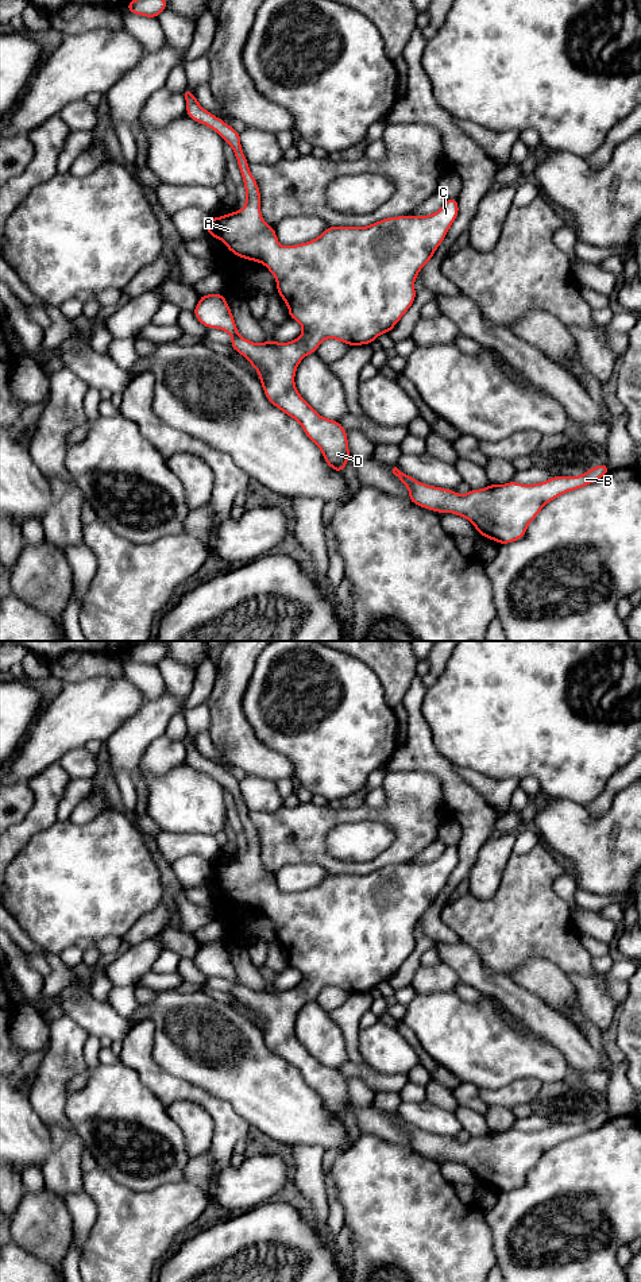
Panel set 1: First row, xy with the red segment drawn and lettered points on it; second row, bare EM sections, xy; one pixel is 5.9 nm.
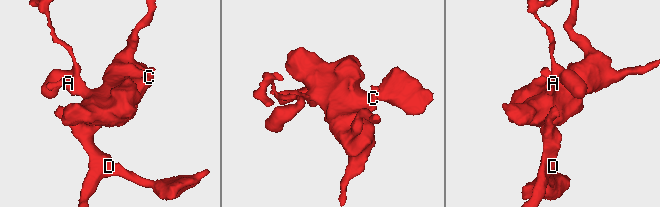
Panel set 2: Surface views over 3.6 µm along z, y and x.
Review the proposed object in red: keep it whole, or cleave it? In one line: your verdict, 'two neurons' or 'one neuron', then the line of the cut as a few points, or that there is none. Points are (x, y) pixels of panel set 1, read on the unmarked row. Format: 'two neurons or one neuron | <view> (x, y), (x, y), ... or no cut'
one neuron | no cut

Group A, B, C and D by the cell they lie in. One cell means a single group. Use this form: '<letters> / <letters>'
A B C D

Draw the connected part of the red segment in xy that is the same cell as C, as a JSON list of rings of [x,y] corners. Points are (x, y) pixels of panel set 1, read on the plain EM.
[[[188,735],[182,741],[186,762],[216,779],[232,795],[246,837],[246,853],[240,858],[205,868],[206,883],[220,887],[236,904],[259,910],[269,916],[277,927],[278,942],[287,953],[289,965],[301,972],[302,981],[289,991],[267,988],[259,992],[242,985],[223,941],[200,943],[193,961],[204,974],[217,976],[232,984],[229,993],[258,1019],[267,1047],[297,1067],[305,1082],[321,1097],[325,1111],[343,1120],[350,1108],[347,1080],[339,1069],[324,1066],[301,1044],[294,1031],[297,1015],[325,986],[340,988],[347,993],[371,992],[379,982],[389,981],[395,974],[416,947],[414,928],[420,918],[430,910],[457,865],[457,846],[447,846],[436,861],[428,864],[387,865],[367,874],[327,874],[318,885],[308,891],[283,895],[275,877],[262,865],[260,839],[243,802],[240,781],[204,757]]]

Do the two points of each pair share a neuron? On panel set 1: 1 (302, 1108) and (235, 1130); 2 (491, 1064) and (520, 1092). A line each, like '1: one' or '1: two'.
1: two
2: two

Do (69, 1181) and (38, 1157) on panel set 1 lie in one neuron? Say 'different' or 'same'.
different

